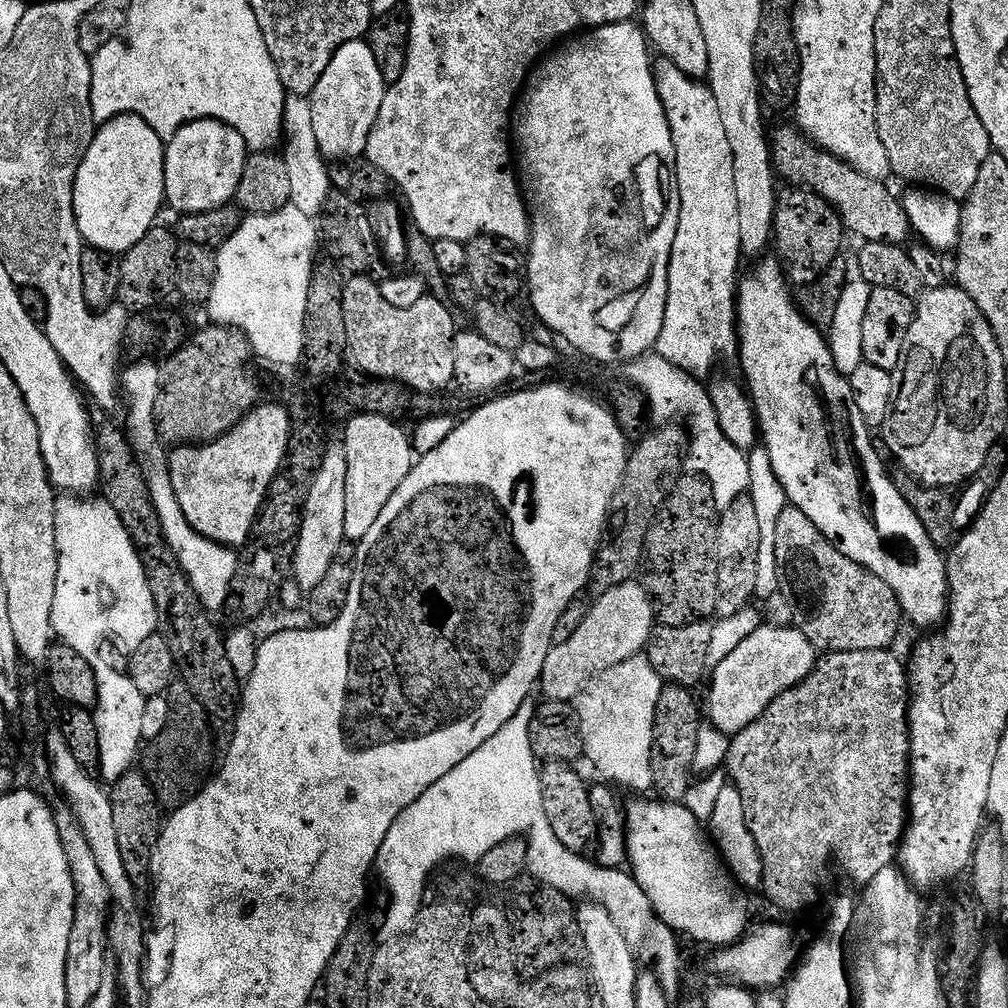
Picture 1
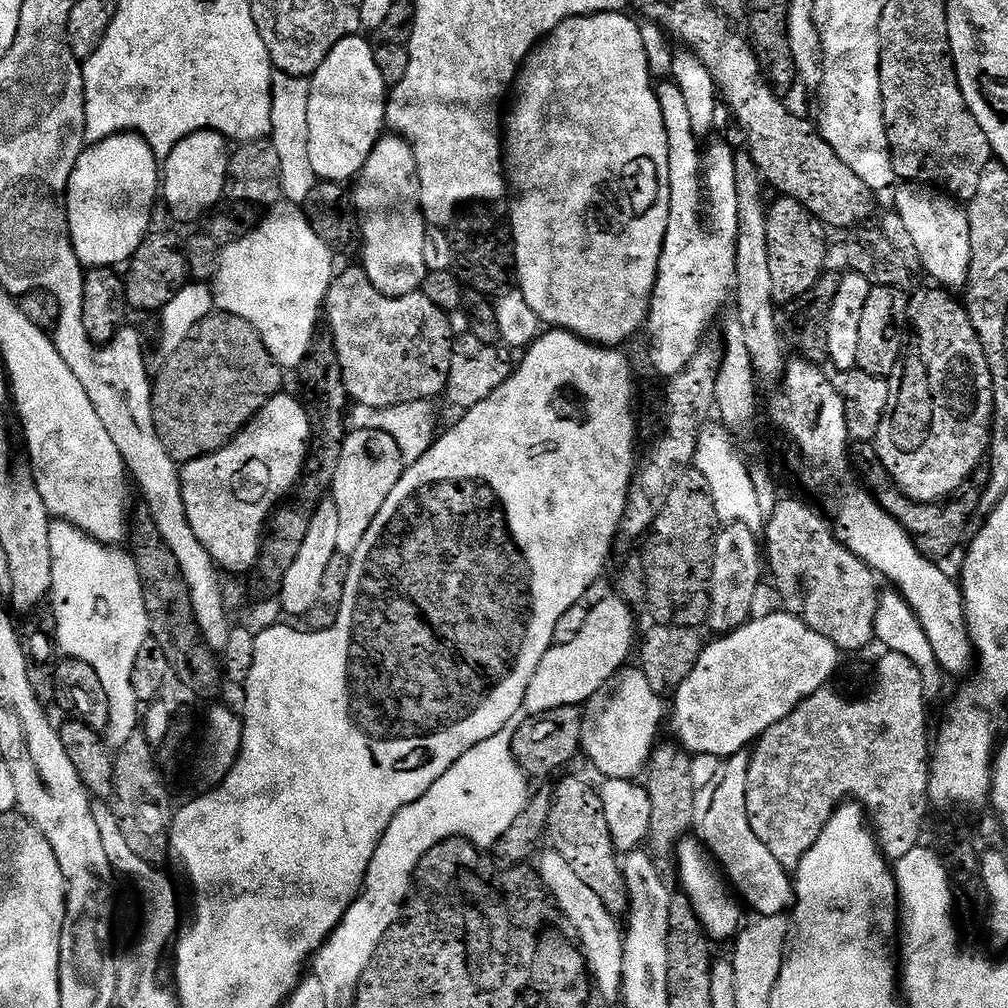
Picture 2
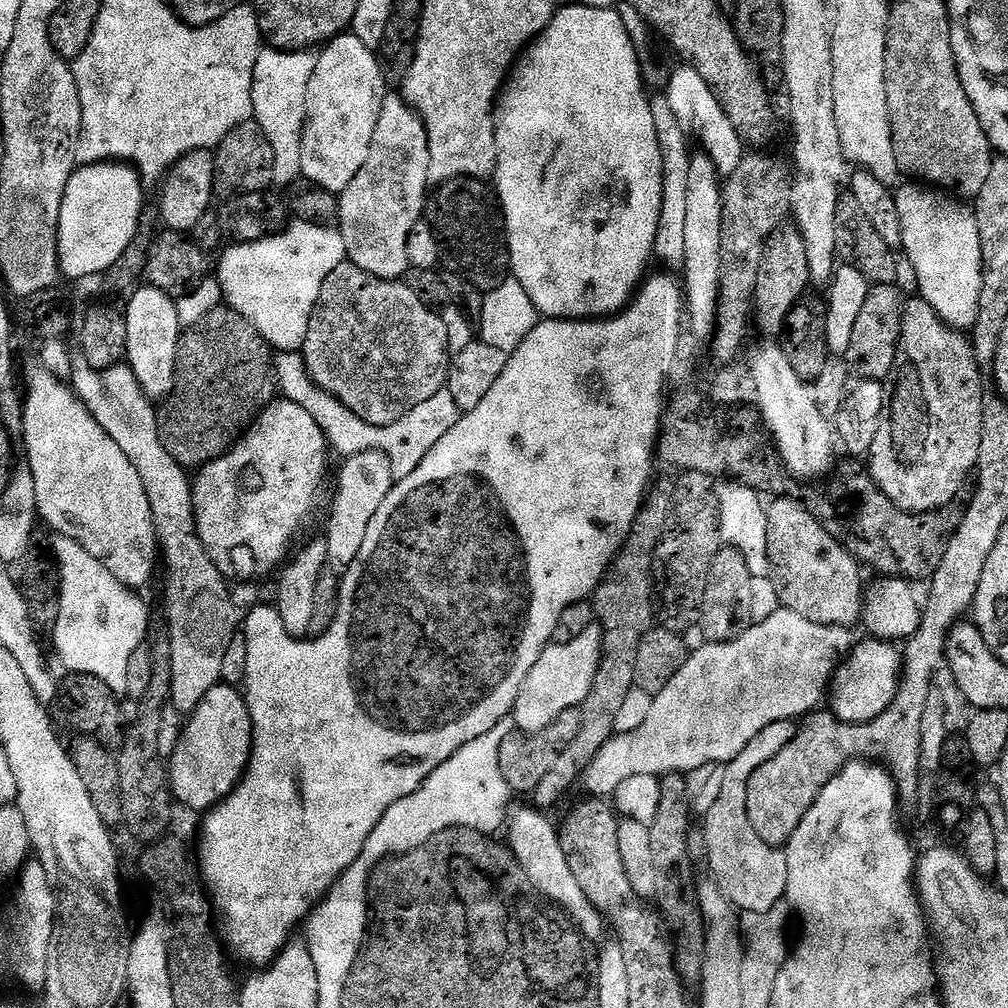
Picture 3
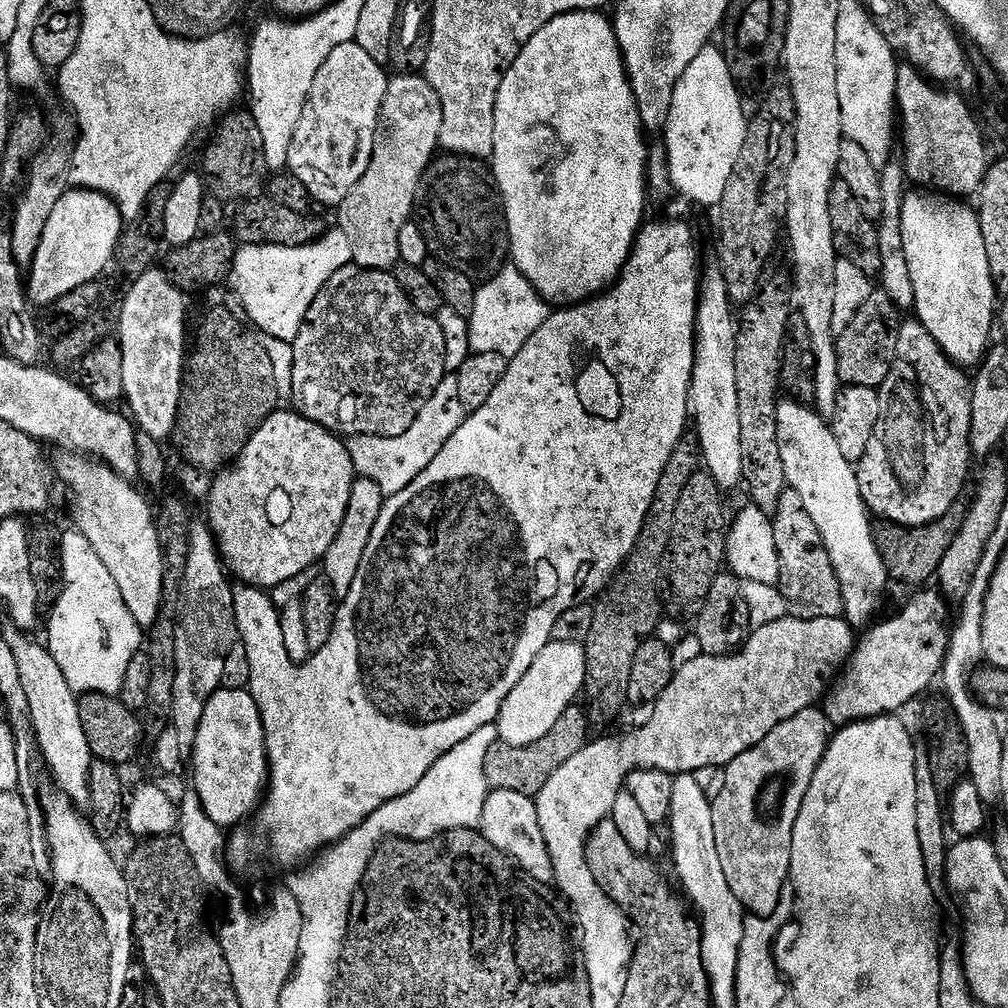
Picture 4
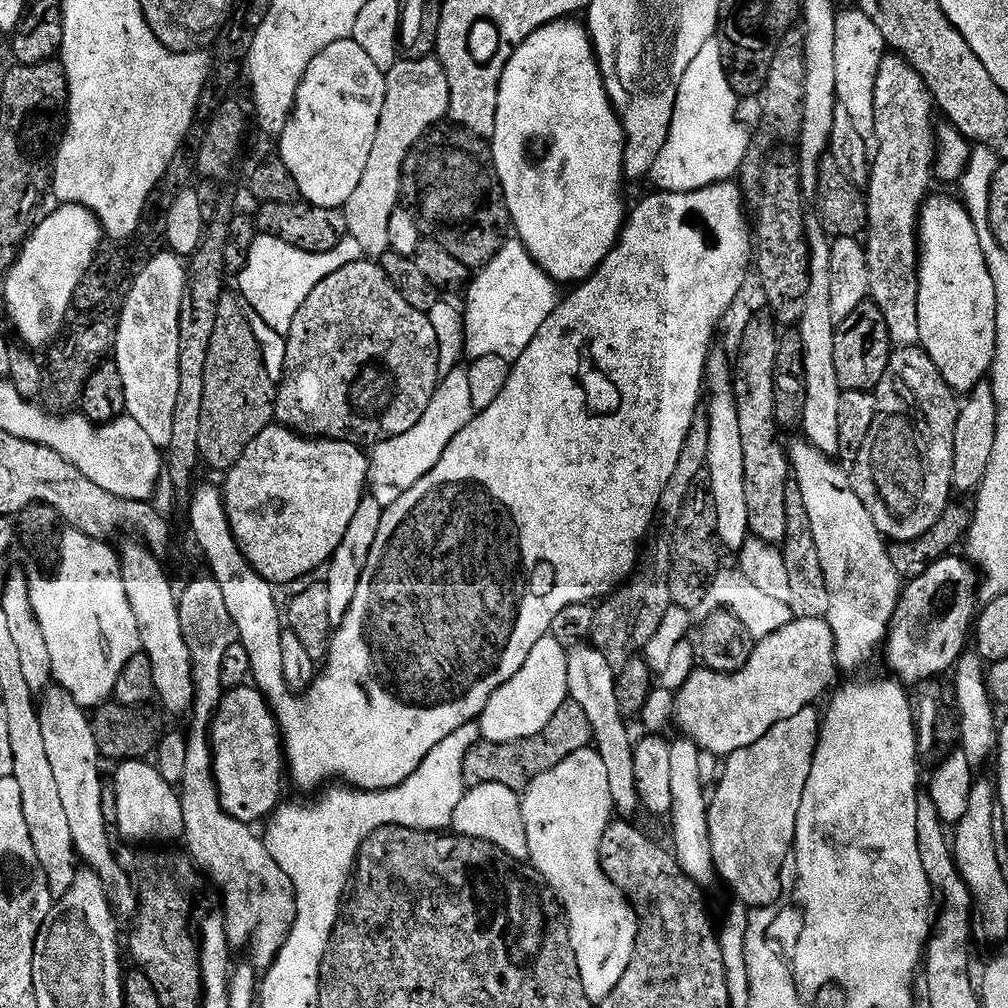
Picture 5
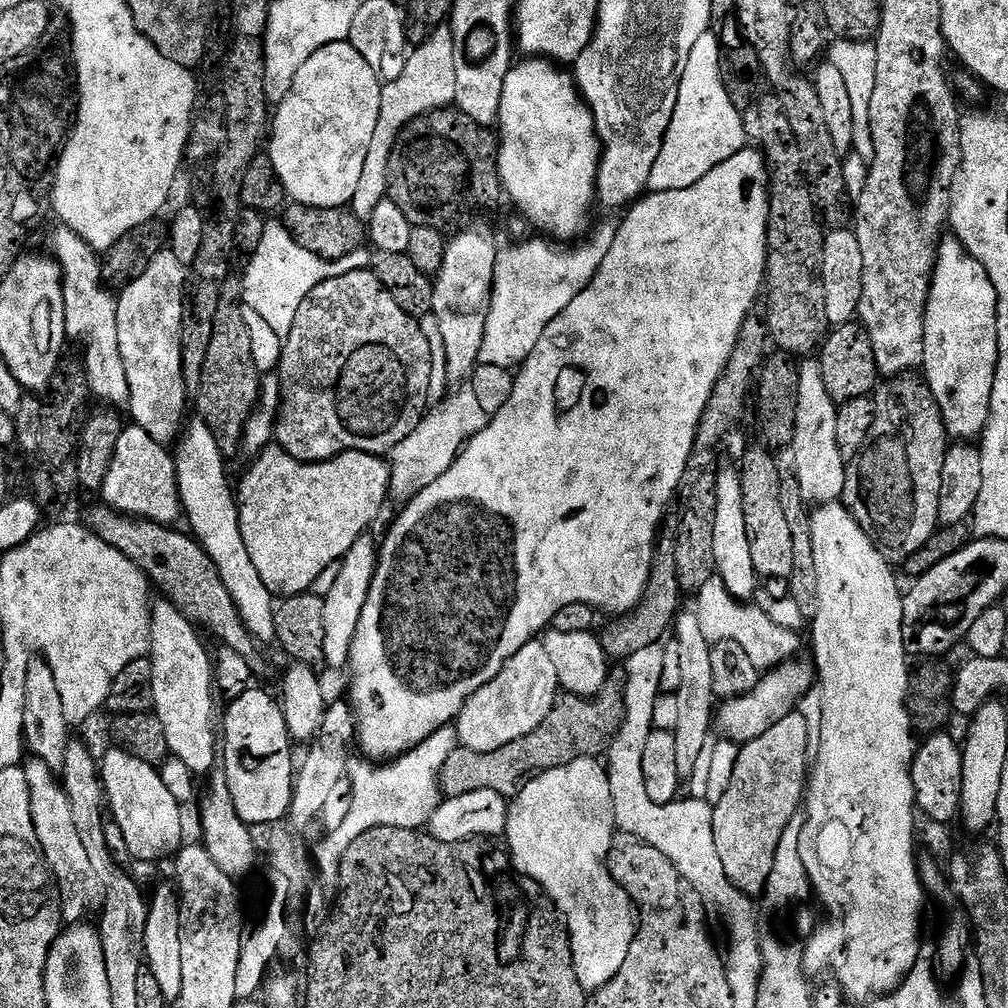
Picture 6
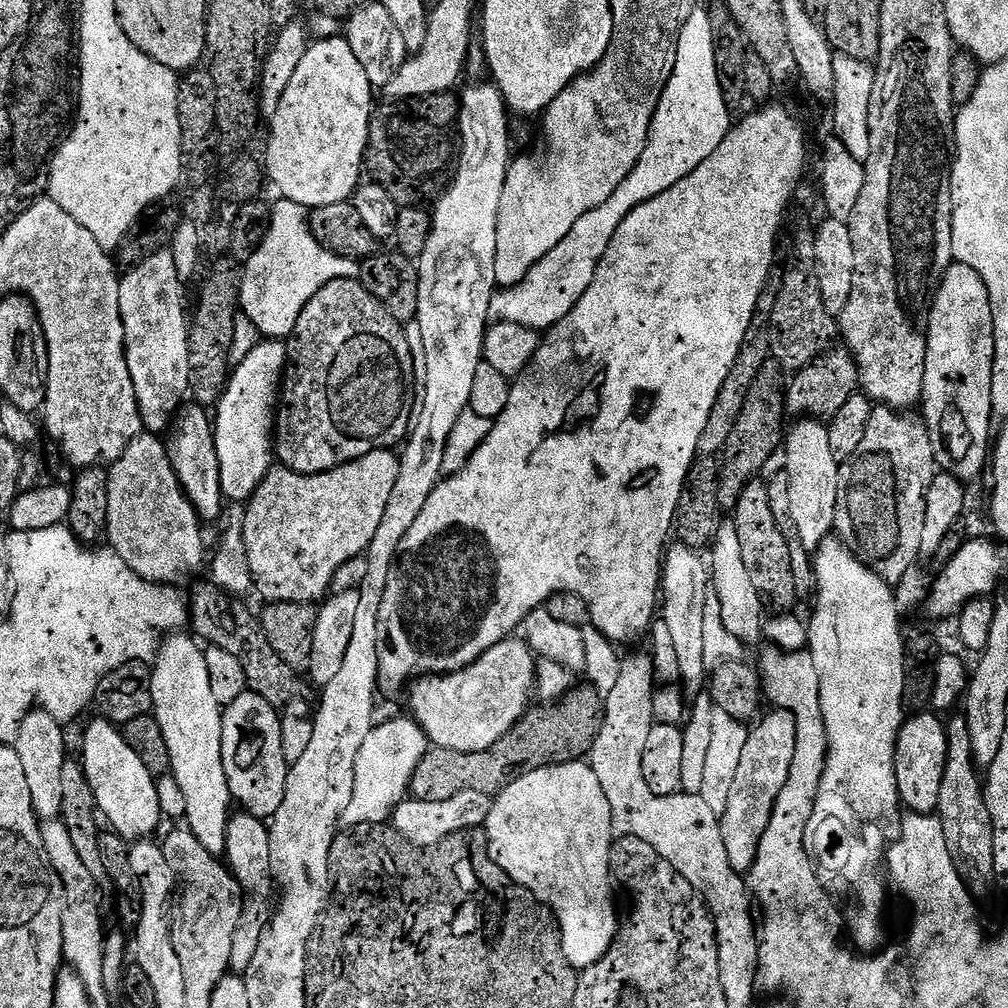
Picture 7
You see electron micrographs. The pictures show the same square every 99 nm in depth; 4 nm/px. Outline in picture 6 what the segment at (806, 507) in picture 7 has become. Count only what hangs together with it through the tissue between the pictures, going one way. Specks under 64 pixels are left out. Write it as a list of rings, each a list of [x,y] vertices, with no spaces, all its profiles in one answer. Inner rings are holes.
[[[804,358],[798,364],[796,387],[796,421],[790,445],[794,479],[800,488],[800,497],[808,506],[823,506],[839,501],[844,494],[846,461],[838,454],[836,438],[836,409],[822,382],[819,359]]]

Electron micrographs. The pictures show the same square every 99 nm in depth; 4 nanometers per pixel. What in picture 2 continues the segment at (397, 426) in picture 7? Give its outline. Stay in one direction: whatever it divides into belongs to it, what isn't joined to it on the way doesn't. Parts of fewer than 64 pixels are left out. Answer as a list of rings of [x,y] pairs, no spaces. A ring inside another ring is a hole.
[[[363,267],[348,268],[344,273],[337,275],[333,279],[332,284],[328,288],[328,294],[324,298],[324,306],[322,309],[323,319],[328,320],[328,328],[332,331],[330,341],[336,350],[336,361],[341,366],[341,374],[344,377],[345,389],[348,391],[349,397],[356,404],[362,406],[370,406],[371,408],[389,408],[390,406],[398,406],[406,402],[418,402],[419,400],[432,400],[436,395],[443,393],[448,386],[450,378],[450,358],[452,357],[452,346],[454,343],[454,335],[452,336],[452,324],[449,313],[443,312],[438,306],[434,306],[434,302],[430,302],[430,298],[426,298],[423,291],[408,294],[406,296],[387,296],[386,294],[378,294],[378,290],[374,290],[374,286],[370,286],[370,278],[364,273]]]

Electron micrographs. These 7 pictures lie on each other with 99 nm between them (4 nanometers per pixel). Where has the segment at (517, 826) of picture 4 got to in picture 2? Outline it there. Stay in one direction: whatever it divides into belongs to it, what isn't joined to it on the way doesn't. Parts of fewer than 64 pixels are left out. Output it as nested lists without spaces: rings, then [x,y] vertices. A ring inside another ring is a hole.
[[[555,850],[547,851],[541,851],[538,856],[540,880],[548,889],[560,913],[564,915],[565,921],[575,932],[584,959],[588,962],[588,971],[592,974],[596,990],[601,992],[604,999],[609,1002],[619,1001],[622,996],[620,987],[622,986],[622,958],[624,957],[624,932],[621,921],[619,924],[616,921],[619,919],[613,912],[606,910],[602,898],[598,898],[598,894],[594,894],[594,890],[590,890],[590,886],[586,886],[586,882],[582,882],[578,874],[574,874],[573,867],[570,866],[570,862],[566,862],[566,858],[562,858],[562,854]]]

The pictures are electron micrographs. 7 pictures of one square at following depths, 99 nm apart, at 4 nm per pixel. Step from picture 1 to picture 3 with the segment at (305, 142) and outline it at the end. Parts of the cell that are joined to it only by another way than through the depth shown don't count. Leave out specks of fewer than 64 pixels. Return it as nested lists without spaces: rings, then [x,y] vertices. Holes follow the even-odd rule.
[[[261,47],[258,62],[254,68],[254,90],[252,91],[252,111],[255,123],[266,134],[274,150],[274,181],[279,184],[292,184],[301,179],[302,138],[304,123],[308,117],[308,87],[314,78],[317,53],[283,52],[281,48]]]

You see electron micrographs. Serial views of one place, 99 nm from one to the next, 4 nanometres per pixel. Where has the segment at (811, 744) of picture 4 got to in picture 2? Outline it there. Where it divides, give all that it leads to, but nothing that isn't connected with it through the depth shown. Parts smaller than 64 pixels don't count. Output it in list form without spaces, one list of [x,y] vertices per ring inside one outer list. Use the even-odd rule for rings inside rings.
[[[745,750],[725,761],[713,805],[700,822],[701,837],[735,893],[751,911],[762,915],[783,915],[793,905],[794,884],[789,871],[781,866],[750,826],[745,802],[750,760],[751,753]]]

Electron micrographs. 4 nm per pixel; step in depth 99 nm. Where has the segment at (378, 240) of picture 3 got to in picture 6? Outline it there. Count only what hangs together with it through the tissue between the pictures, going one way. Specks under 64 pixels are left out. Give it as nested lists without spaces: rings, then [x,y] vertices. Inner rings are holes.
[[[441,26],[431,29],[427,35],[428,40],[411,49],[402,66],[402,74],[387,81],[380,89],[382,106],[378,110],[378,126],[374,126],[374,138],[370,138],[370,150],[366,150],[366,163],[362,165],[362,179],[358,181],[358,190],[354,190],[350,205],[350,211],[362,222],[368,222],[378,204],[387,197],[388,163],[401,130],[419,116],[433,112],[435,108],[449,107],[454,101],[457,77],[452,29]]]

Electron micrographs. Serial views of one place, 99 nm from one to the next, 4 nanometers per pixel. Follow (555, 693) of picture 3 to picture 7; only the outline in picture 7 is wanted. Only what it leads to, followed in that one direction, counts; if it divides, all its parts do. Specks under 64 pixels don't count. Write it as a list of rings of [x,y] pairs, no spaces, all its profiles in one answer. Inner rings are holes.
[[[509,638],[498,642],[482,658],[474,661],[469,668],[451,674],[436,674],[425,679],[424,684],[412,696],[412,712],[416,715],[415,723],[421,732],[435,747],[459,752],[481,752],[494,742],[498,742],[512,729],[524,713],[529,711],[528,699],[534,696],[536,683],[537,657],[532,647],[523,638]]]

